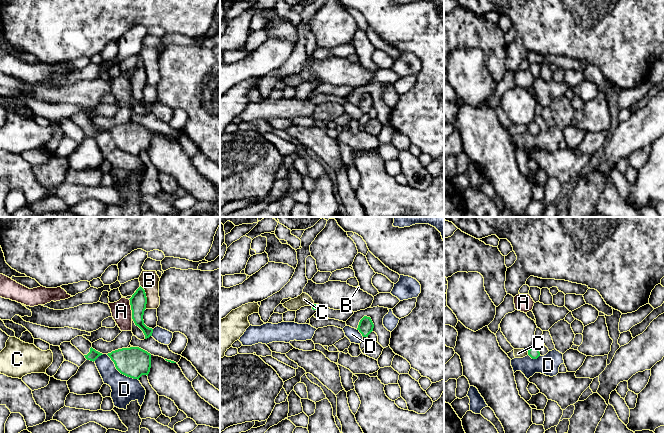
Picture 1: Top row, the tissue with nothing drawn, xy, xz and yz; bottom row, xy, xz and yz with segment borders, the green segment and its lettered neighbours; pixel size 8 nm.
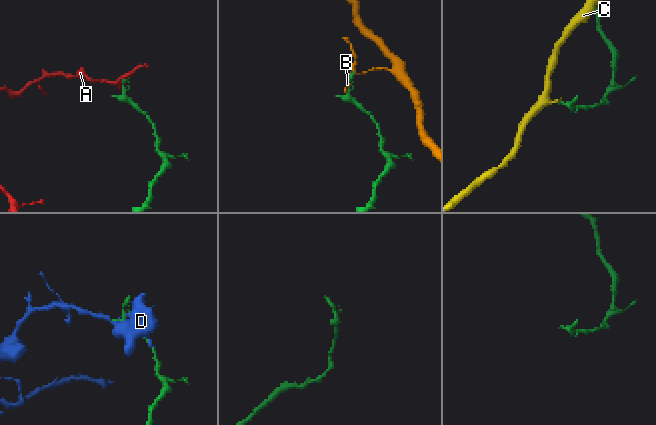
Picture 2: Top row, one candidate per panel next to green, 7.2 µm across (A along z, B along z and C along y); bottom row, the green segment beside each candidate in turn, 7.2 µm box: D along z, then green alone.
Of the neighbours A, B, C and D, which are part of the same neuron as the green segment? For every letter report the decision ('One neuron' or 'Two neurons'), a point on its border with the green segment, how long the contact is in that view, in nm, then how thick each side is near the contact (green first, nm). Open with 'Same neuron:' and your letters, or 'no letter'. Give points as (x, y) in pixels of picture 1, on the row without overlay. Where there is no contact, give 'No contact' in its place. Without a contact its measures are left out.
Same neuron: no letter
A: Two neurons. Touches green at xy (131, 85). Shared border 160 nm. Thickness 140 nm (green) against 160 nm
B: Two neurons. Touches green at xy (146, 73). Shared border 200 nm. Thickness 140 nm (green) against 160 nm
C: Two neurons. Touches green at yz (528, 129). Shared border 30 nm. Thickness 90 nm (green) against 80 nm
D: Two neurons. Touches green at xy (120, 148). Shared border 340 nm. Thickness 240 nm (green) against 200 nm

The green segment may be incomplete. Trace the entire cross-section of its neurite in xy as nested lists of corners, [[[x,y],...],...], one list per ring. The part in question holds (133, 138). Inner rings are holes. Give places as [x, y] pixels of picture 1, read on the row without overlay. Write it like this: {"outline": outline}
{"outline": [[[139,123],[122,124],[107,130],[123,151],[138,155],[151,144],[151,130]]]}

